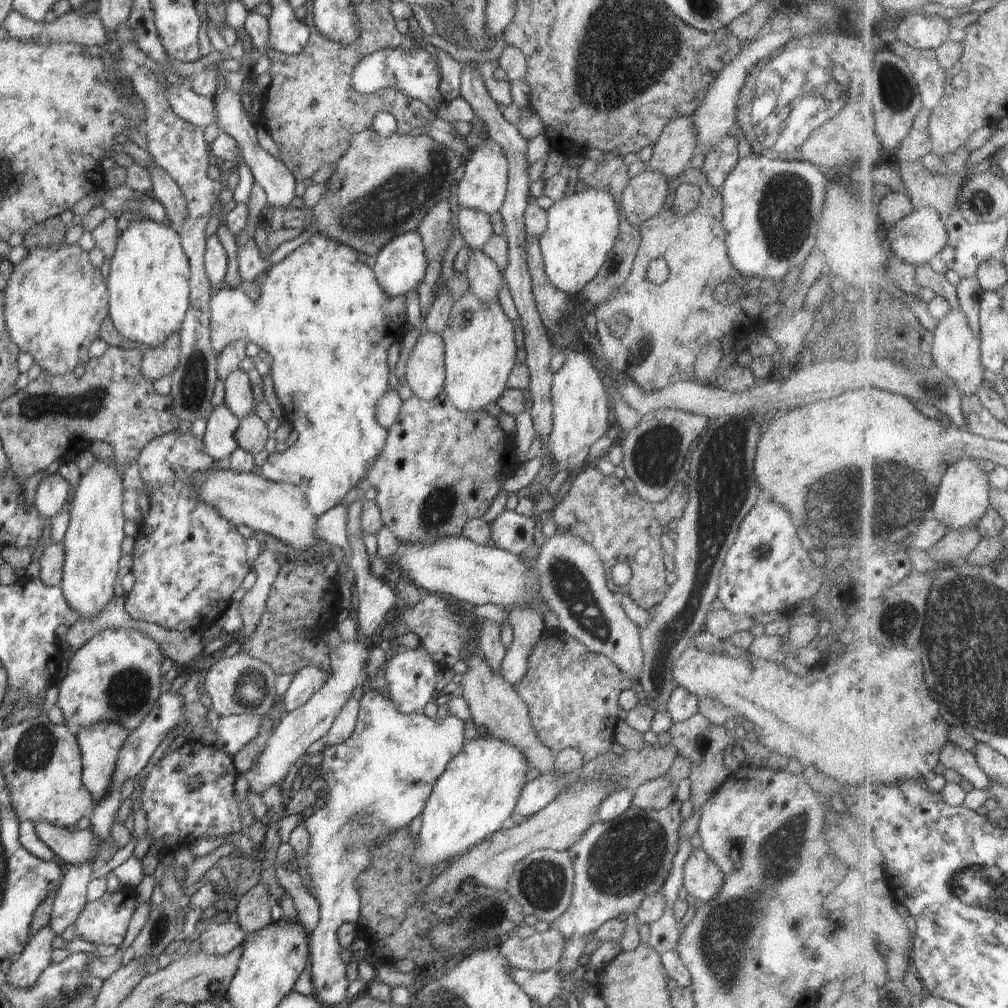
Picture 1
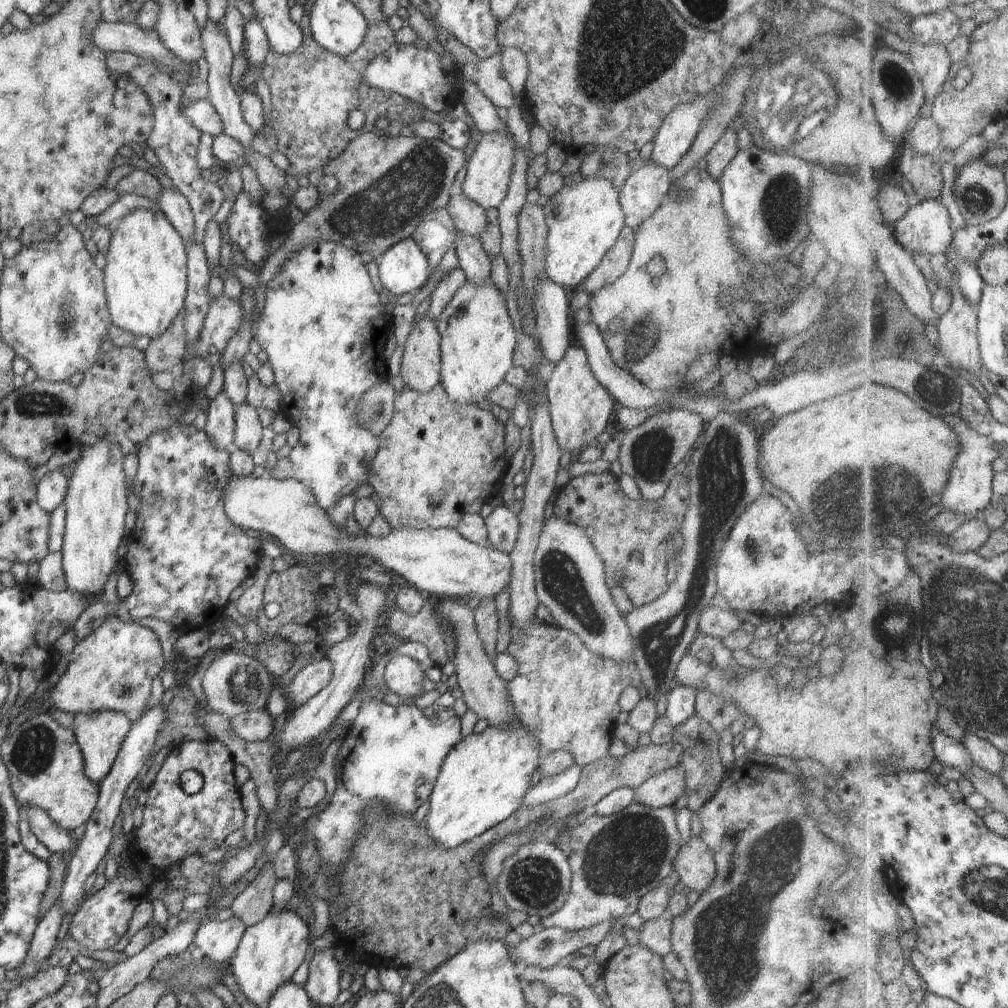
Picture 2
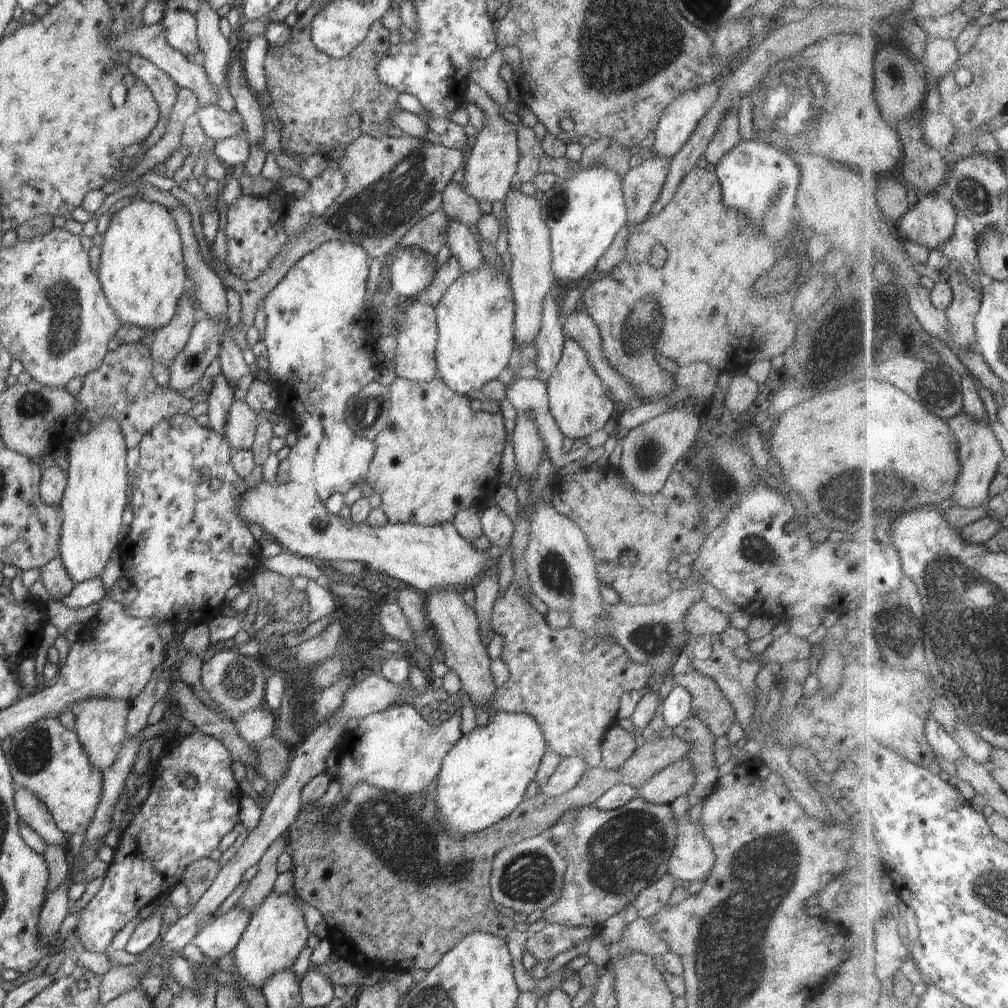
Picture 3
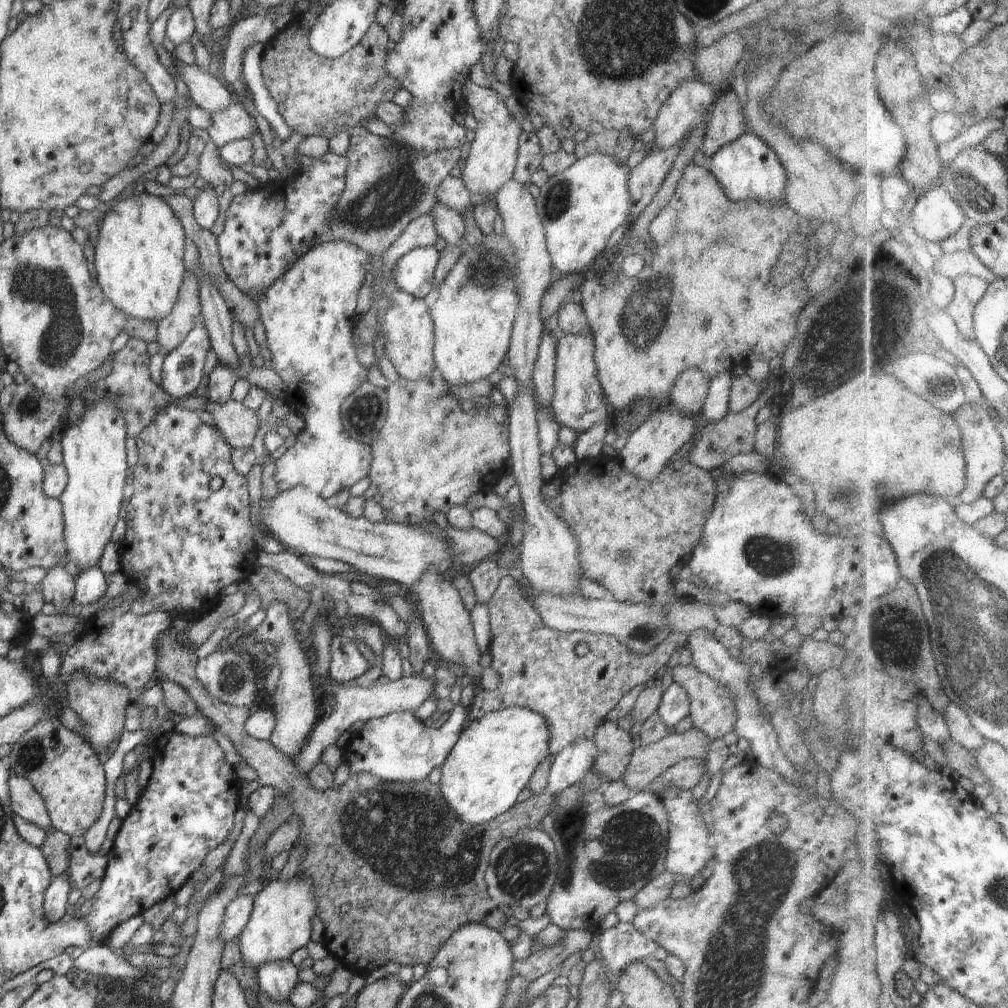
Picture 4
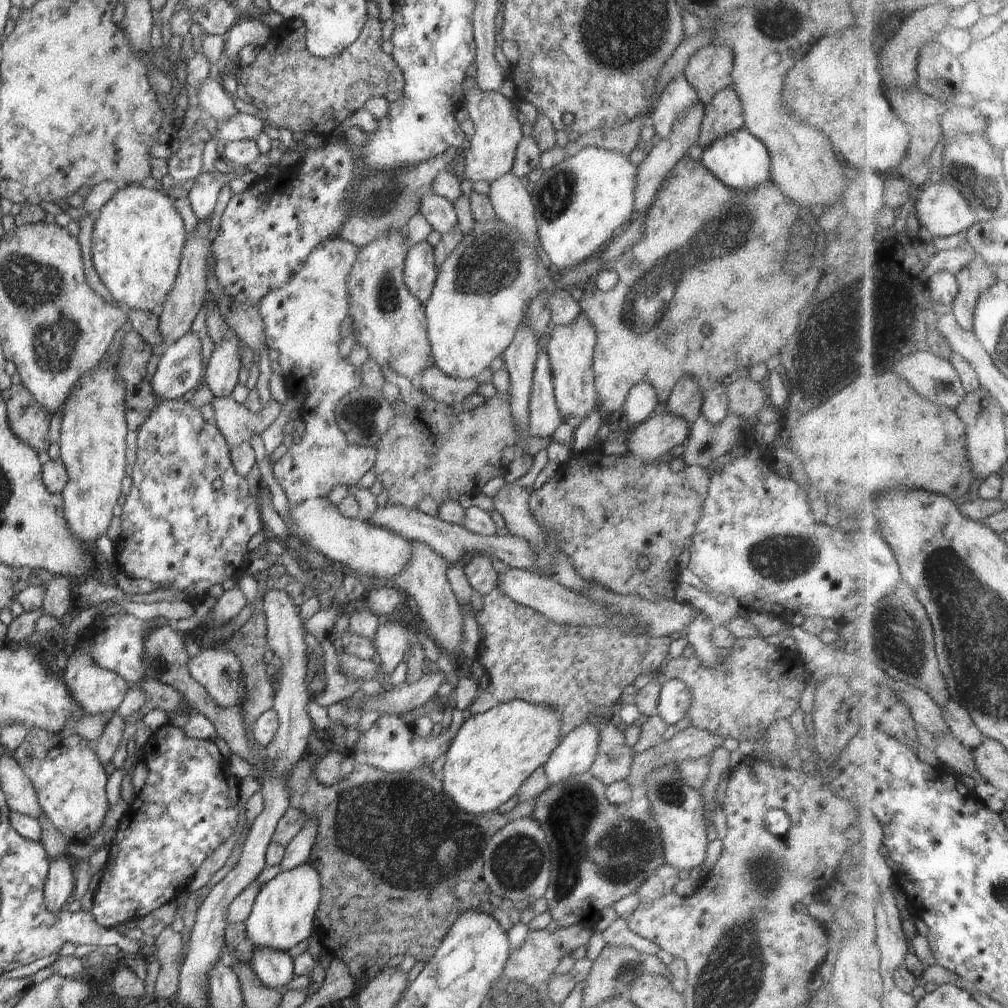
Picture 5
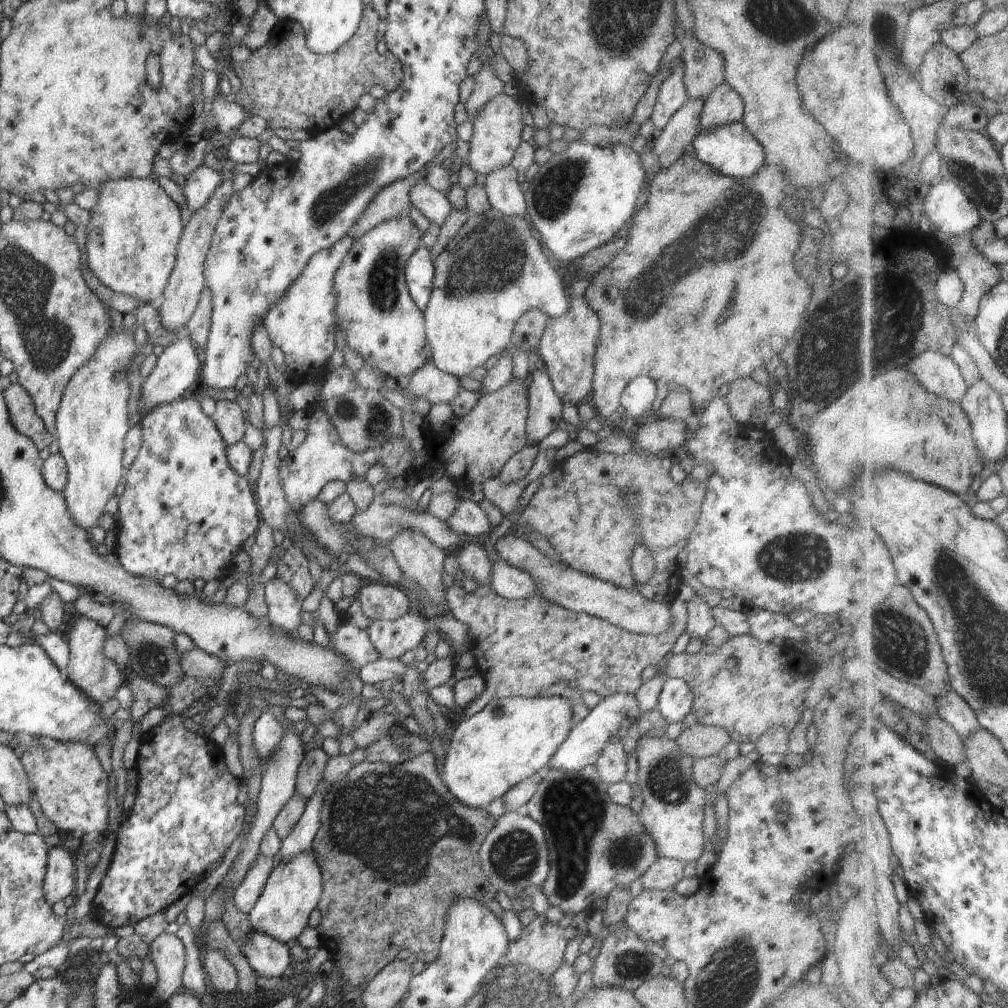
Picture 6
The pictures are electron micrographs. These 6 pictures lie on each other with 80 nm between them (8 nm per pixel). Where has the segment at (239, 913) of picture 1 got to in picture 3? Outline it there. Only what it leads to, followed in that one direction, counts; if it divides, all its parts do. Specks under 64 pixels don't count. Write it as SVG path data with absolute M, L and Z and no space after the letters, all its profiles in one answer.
M287 832L280 835L263 852L262 858L257 862L258 871L250 881L248 888L238 899L236 905L240 905L249 915L260 906L265 896L274 891L275 882L278 878L277 860L282 853L291 852Z

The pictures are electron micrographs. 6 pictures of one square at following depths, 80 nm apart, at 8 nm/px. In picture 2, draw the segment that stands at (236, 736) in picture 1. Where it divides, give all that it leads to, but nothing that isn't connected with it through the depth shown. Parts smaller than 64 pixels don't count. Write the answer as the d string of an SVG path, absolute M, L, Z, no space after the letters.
M265 709L243 712L230 719L232 730L247 741L266 741L273 729L273 719Z

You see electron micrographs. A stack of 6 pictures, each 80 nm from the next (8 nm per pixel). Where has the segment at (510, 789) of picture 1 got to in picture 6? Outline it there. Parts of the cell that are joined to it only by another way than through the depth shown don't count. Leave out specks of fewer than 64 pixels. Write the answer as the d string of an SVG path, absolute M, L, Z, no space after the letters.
M560 695L510 697L488 703L480 712L456 722L440 776L466 806L485 807L519 782L542 773L573 729L572 702Z

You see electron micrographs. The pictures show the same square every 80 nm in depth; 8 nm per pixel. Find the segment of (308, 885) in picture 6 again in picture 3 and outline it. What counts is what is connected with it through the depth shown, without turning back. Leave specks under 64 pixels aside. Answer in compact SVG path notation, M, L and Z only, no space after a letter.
M272 891L251 914L250 922L232 952L237 971L249 985L261 990L272 974L291 969L297 956L306 947L311 933L306 927L304 913L296 902L296 897L298 896Z

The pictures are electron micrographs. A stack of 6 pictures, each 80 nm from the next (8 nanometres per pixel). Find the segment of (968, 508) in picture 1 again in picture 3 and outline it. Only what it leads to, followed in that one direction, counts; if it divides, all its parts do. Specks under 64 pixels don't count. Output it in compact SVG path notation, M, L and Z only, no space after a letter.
M964 412L951 418L951 423L960 437L963 458L963 476L959 480L959 490L954 500L957 505L974 508L991 500L991 486L999 475L1000 462L1004 460L1005 450L995 430L986 421L979 421L976 417Z

